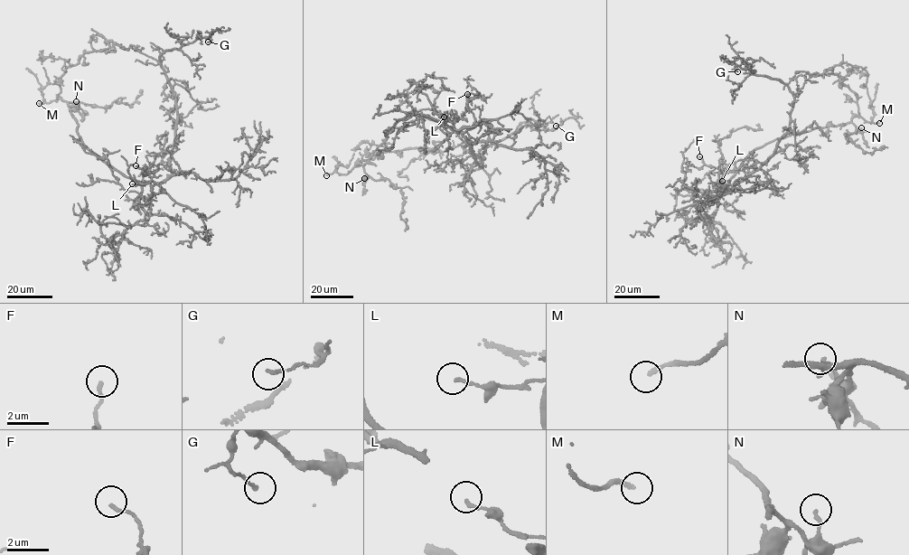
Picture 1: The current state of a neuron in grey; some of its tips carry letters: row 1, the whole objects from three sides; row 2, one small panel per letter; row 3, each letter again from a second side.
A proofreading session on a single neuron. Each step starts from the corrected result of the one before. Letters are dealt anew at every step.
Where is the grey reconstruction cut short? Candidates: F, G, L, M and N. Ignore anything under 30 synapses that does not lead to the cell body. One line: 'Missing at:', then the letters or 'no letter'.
Missing at: M

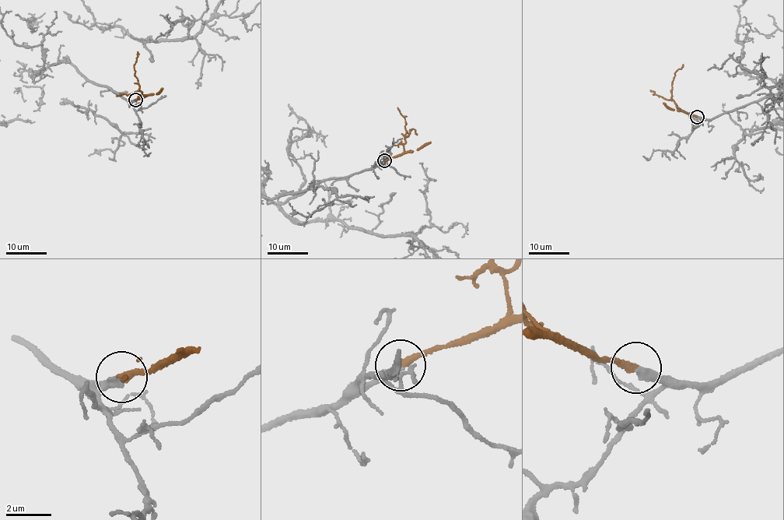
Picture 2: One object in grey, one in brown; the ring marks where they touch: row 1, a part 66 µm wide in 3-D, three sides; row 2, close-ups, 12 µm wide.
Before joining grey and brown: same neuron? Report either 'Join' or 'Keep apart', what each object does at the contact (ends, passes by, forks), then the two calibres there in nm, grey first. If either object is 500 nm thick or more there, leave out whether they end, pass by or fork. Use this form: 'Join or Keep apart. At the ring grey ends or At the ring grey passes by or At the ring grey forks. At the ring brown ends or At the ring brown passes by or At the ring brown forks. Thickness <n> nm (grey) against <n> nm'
Join. At the ring grey ends. At the ring brown ends. Thickness 320 nm (grey) against 300 nm

